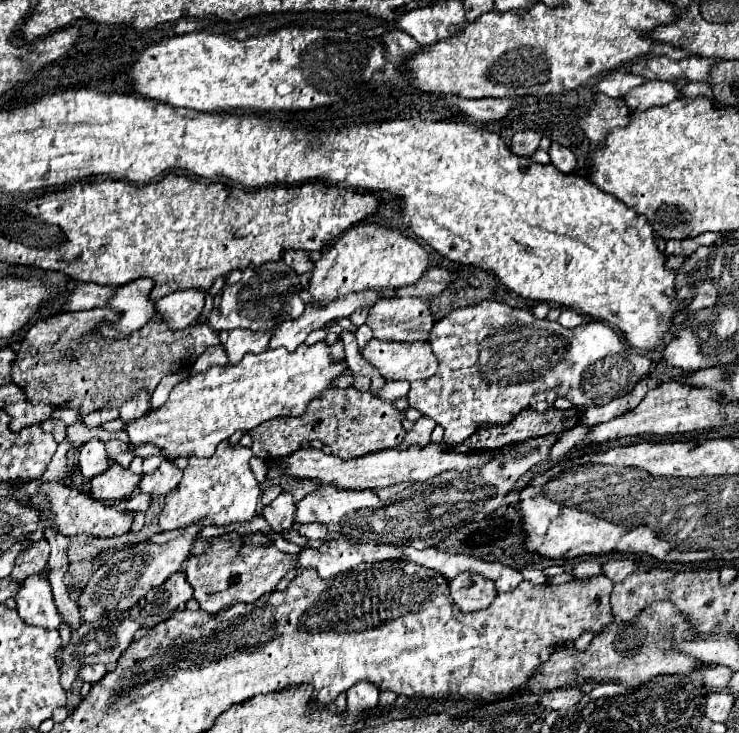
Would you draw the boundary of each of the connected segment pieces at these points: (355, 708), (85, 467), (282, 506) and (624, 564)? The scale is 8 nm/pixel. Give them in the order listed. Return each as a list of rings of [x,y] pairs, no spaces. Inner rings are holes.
[[[357,683],[355,687],[351,687],[351,691],[347,691],[347,711],[351,715],[359,715],[377,707],[377,701],[379,691],[375,691],[375,687],[371,687],[369,683]]]
[[[91,439],[89,443],[81,445],[77,451],[77,461],[79,461],[79,469],[81,475],[85,479],[93,479],[95,475],[103,473],[109,467],[109,459],[105,455],[105,447],[103,441],[99,439]]]
[[[281,493],[273,503],[263,507],[261,515],[265,517],[265,521],[269,523],[269,527],[275,533],[283,533],[283,531],[291,529],[291,525],[293,525],[295,501],[293,501],[293,497],[289,493]]]
[[[609,559],[601,567],[605,577],[609,577],[613,583],[619,583],[635,569],[635,563],[631,559]]]

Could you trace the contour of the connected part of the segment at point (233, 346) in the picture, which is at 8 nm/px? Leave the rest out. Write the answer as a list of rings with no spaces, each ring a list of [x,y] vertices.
[[[235,329],[229,331],[227,341],[223,343],[225,353],[229,355],[229,363],[239,363],[245,353],[257,353],[267,349],[271,331],[249,331],[249,329]]]

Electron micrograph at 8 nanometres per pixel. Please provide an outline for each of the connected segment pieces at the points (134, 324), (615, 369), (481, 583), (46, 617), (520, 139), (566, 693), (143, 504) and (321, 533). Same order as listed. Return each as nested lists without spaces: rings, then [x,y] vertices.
[[[141,277],[131,283],[125,283],[119,287],[115,293],[115,299],[111,299],[109,307],[113,311],[121,313],[121,319],[117,325],[99,325],[101,335],[105,337],[119,337],[119,335],[129,335],[137,329],[141,329],[149,319],[157,315],[155,303],[151,303],[151,289],[153,289],[153,279]]]
[[[493,299],[451,311],[433,325],[427,343],[439,361],[437,373],[429,379],[413,381],[407,401],[409,407],[417,407],[423,415],[431,415],[436,424],[443,427],[443,441],[447,445],[463,442],[485,423],[509,425],[515,415],[529,407],[531,397],[537,393],[553,389],[557,397],[565,397],[575,407],[583,409],[625,395],[649,373],[649,359],[645,355],[627,355],[629,347],[603,321],[587,321],[575,329],[563,329],[557,321],[535,319],[533,307],[517,309]]]
[[[463,571],[449,583],[451,597],[461,611],[479,611],[491,605],[497,595],[495,583],[481,573]]]
[[[39,575],[27,577],[21,583],[21,589],[15,601],[17,601],[19,617],[25,623],[37,625],[43,629],[57,629],[57,631],[61,629],[63,619],[55,607],[51,585],[45,579],[39,579]]]
[[[519,131],[519,133],[513,135],[509,147],[515,155],[529,157],[539,149],[539,141],[541,141],[541,133],[537,133],[537,131]]]
[[[559,687],[553,691],[545,691],[539,695],[539,705],[543,705],[545,709],[567,709],[573,707],[575,703],[579,703],[581,699],[581,691],[577,687]]]
[[[137,493],[125,501],[126,509],[129,511],[139,511],[145,513],[150,505],[150,495]]]
[[[309,523],[309,525],[299,525],[299,527],[295,527],[301,535],[305,535],[305,537],[309,537],[309,539],[323,539],[323,537],[327,537],[327,527],[323,527],[323,523]]]

